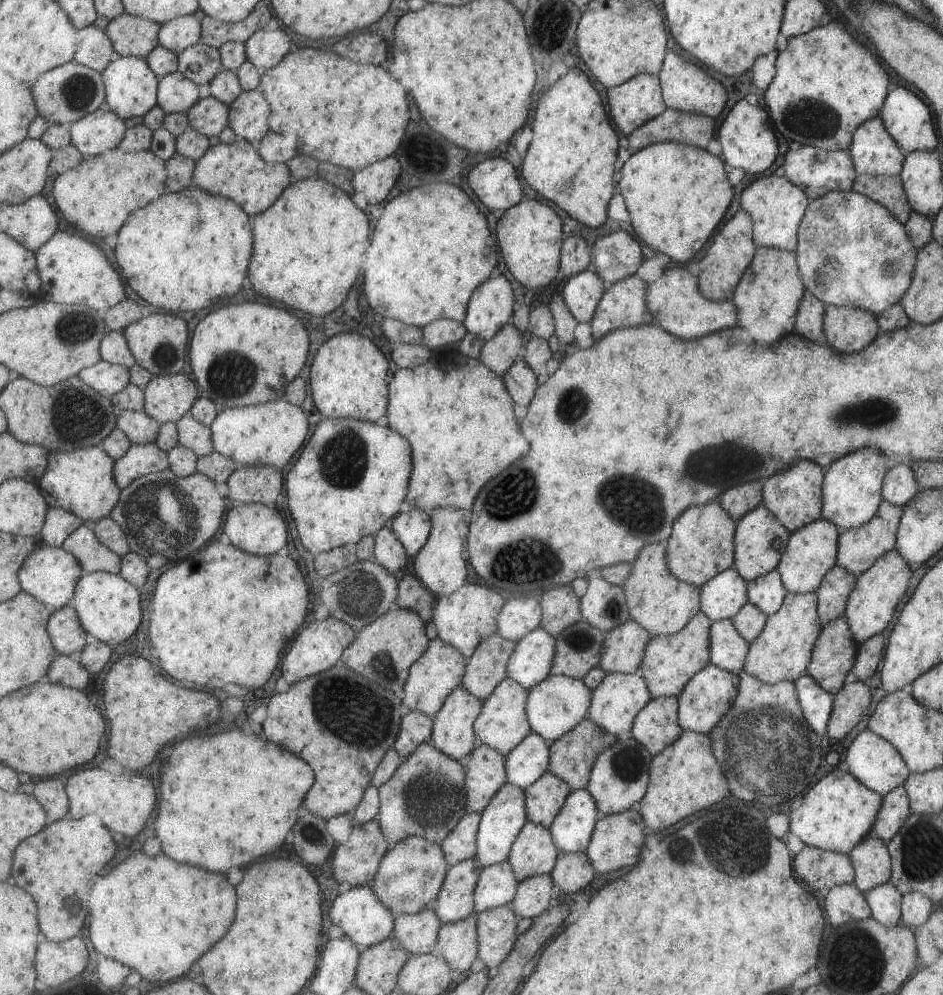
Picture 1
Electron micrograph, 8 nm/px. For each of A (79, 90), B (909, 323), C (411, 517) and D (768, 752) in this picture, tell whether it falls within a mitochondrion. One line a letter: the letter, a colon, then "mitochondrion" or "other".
A: mitochondrion
B: other
C: other
D: mitochondrion

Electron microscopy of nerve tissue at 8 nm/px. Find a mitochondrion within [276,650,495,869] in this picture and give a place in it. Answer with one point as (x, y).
(352, 710)

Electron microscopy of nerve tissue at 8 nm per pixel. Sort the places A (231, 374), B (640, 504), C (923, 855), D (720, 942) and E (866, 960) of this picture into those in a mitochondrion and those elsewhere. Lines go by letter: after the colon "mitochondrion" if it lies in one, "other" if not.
A: mitochondrion
B: mitochondrion
C: mitochondrion
D: other
E: mitochondrion

